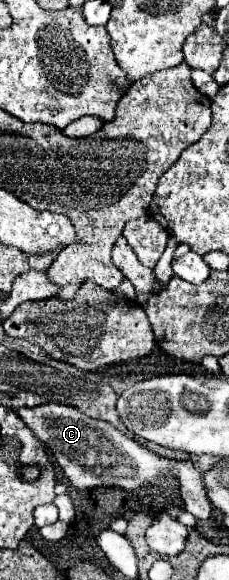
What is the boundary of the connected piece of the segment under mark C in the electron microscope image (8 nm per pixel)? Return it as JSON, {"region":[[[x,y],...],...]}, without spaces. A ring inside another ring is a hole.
{"region":[[[44,404],[36,408],[20,408],[20,418],[36,432],[36,436],[46,444],[56,464],[62,468],[64,476],[76,490],[90,490],[98,486],[116,486],[122,490],[138,490],[156,474],[174,474],[180,480],[180,494],[184,500],[184,508],[200,520],[210,518],[212,502],[208,500],[206,486],[202,480],[202,472],[198,472],[196,462],[172,462],[170,458],[160,458],[150,450],[144,450],[138,442],[132,442],[118,430],[112,430],[108,422],[98,422],[80,414],[72,406],[64,404]]]}

